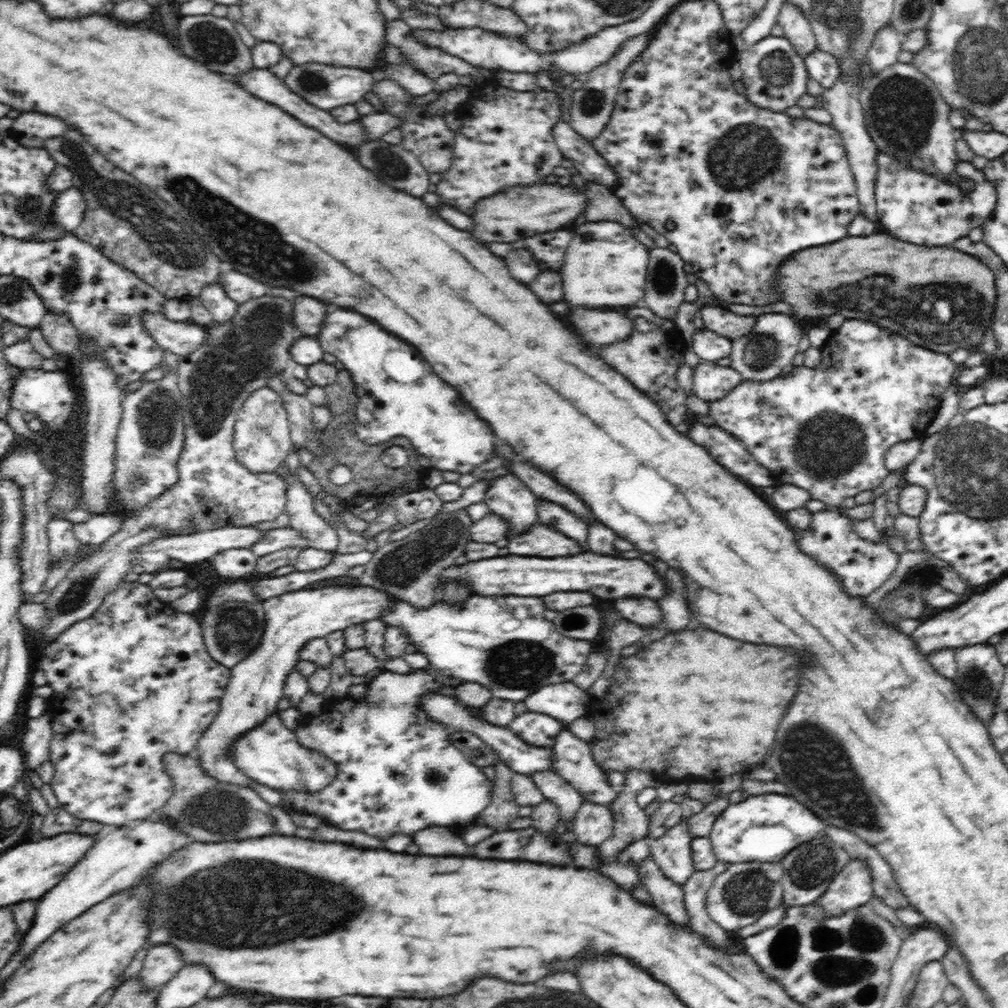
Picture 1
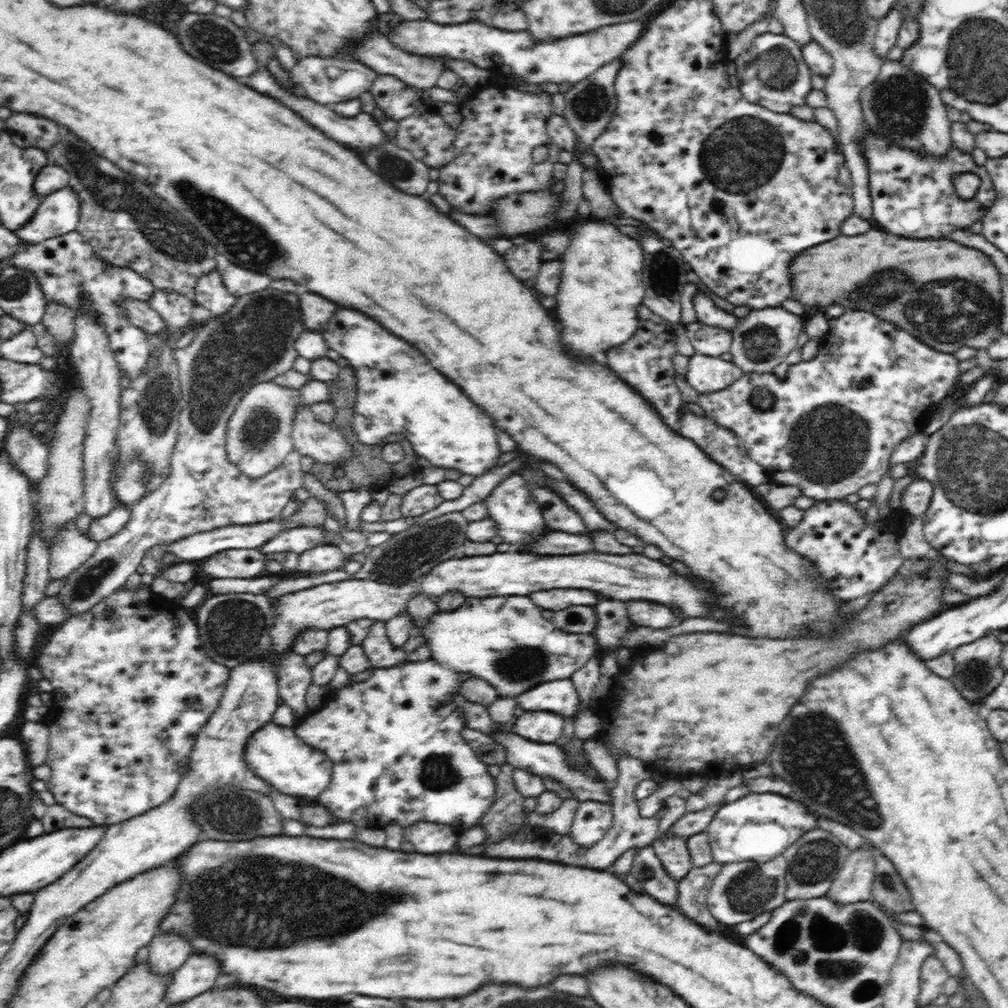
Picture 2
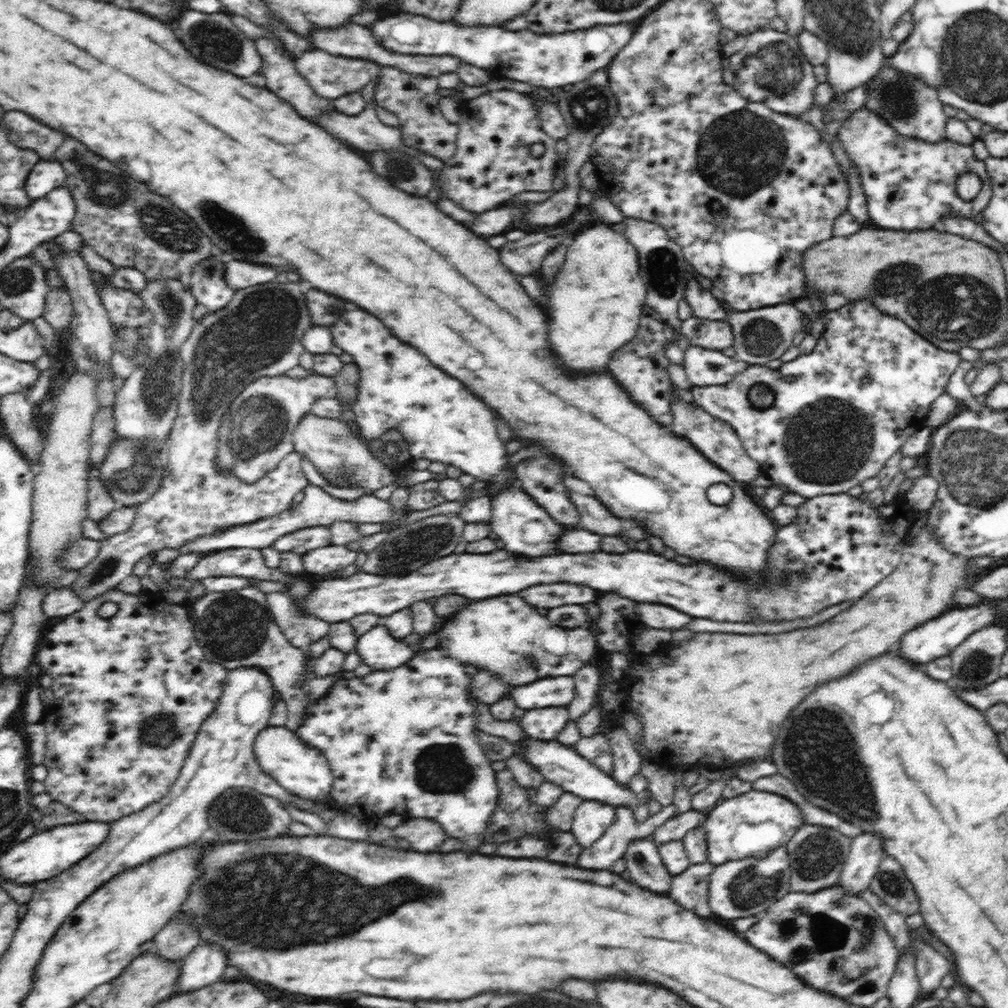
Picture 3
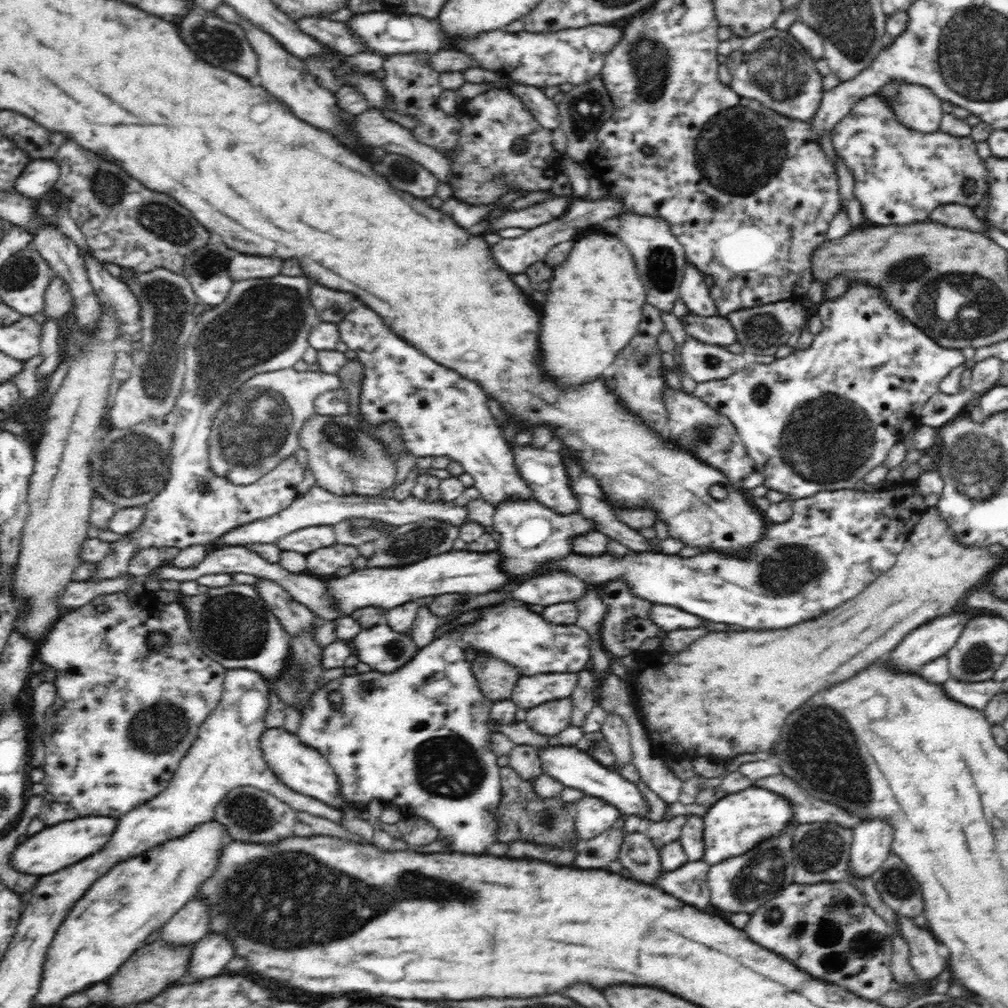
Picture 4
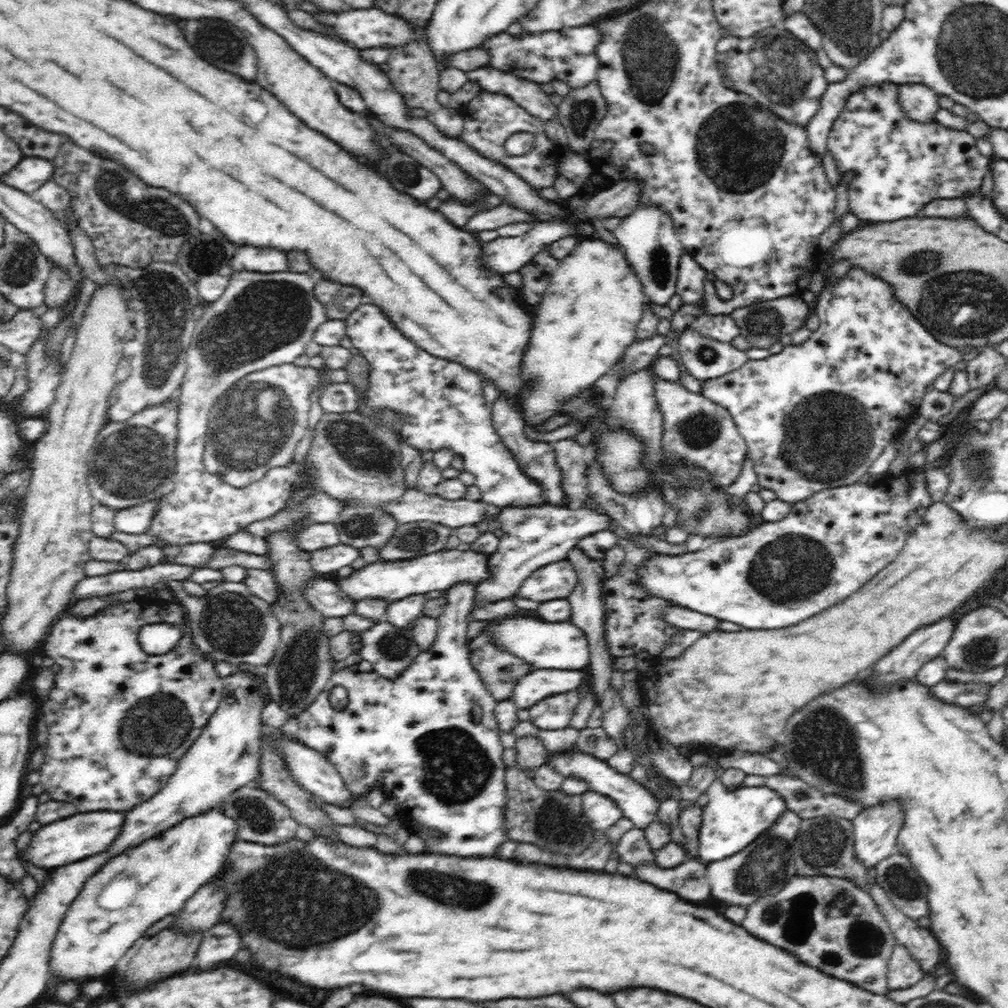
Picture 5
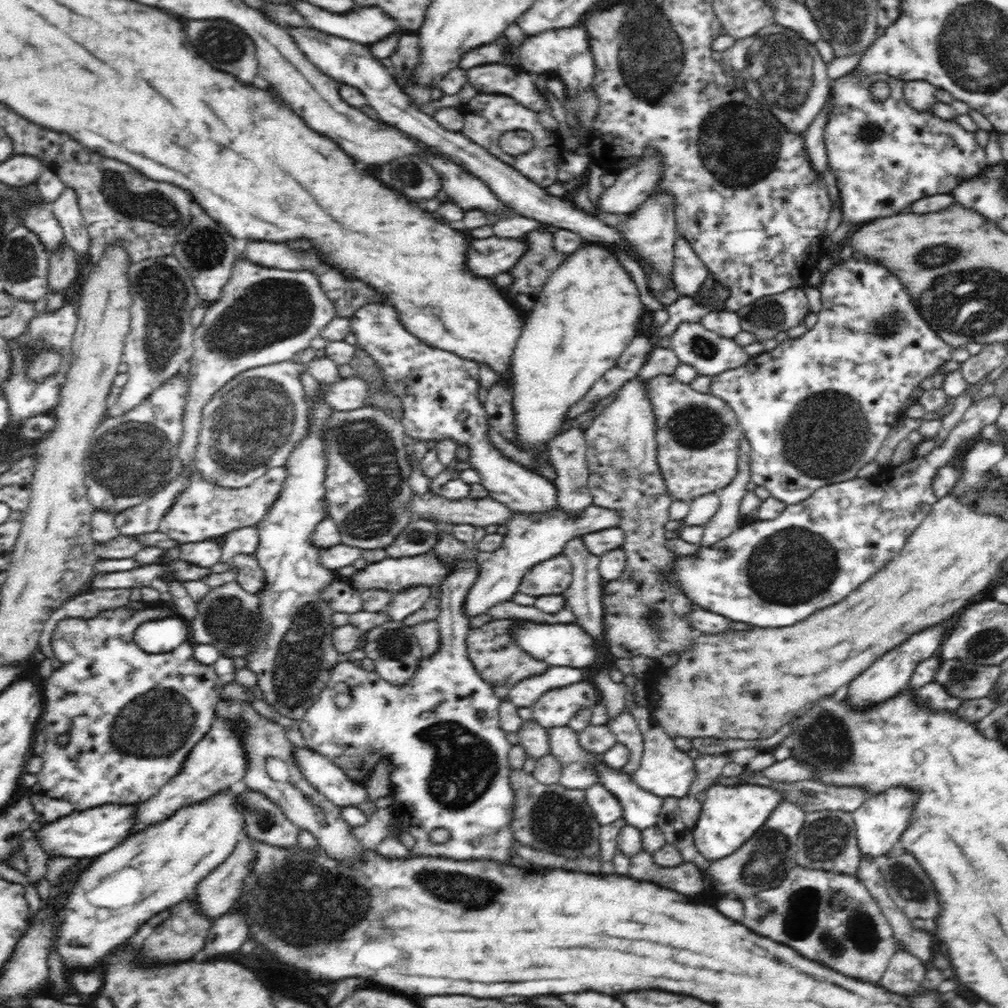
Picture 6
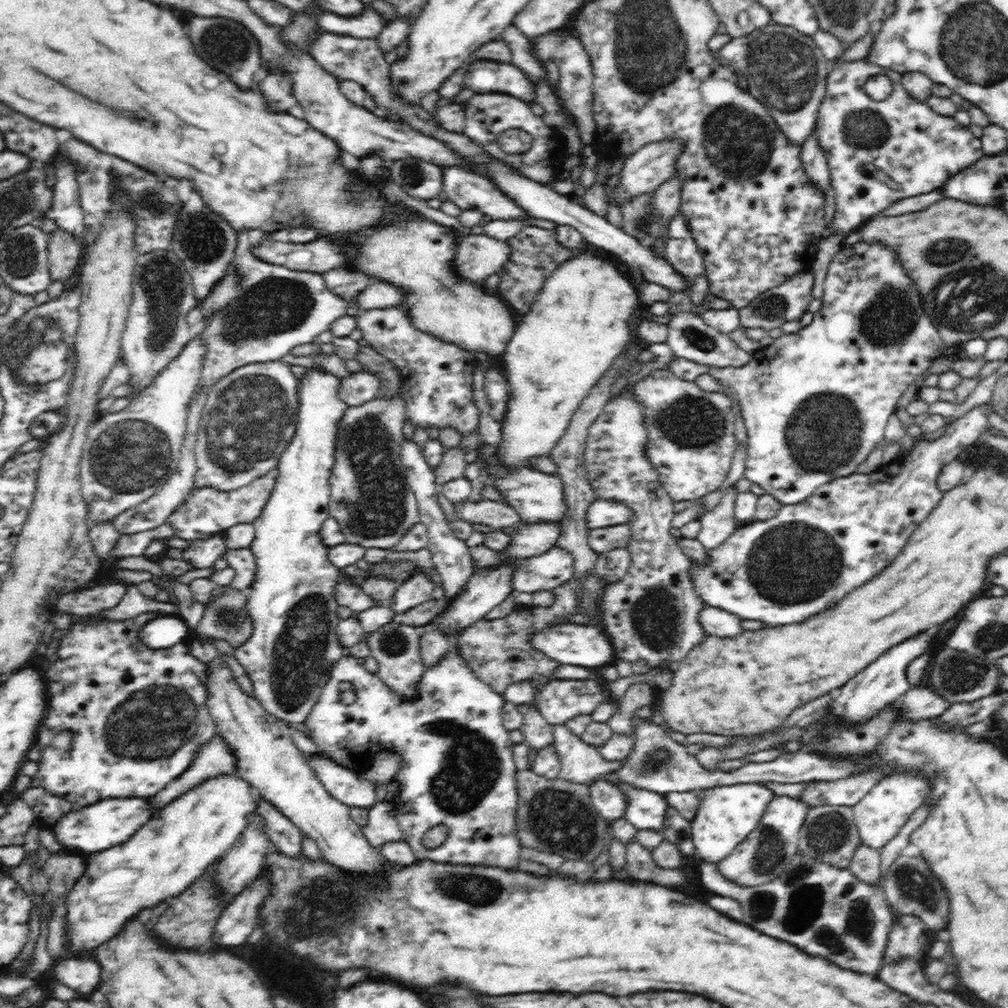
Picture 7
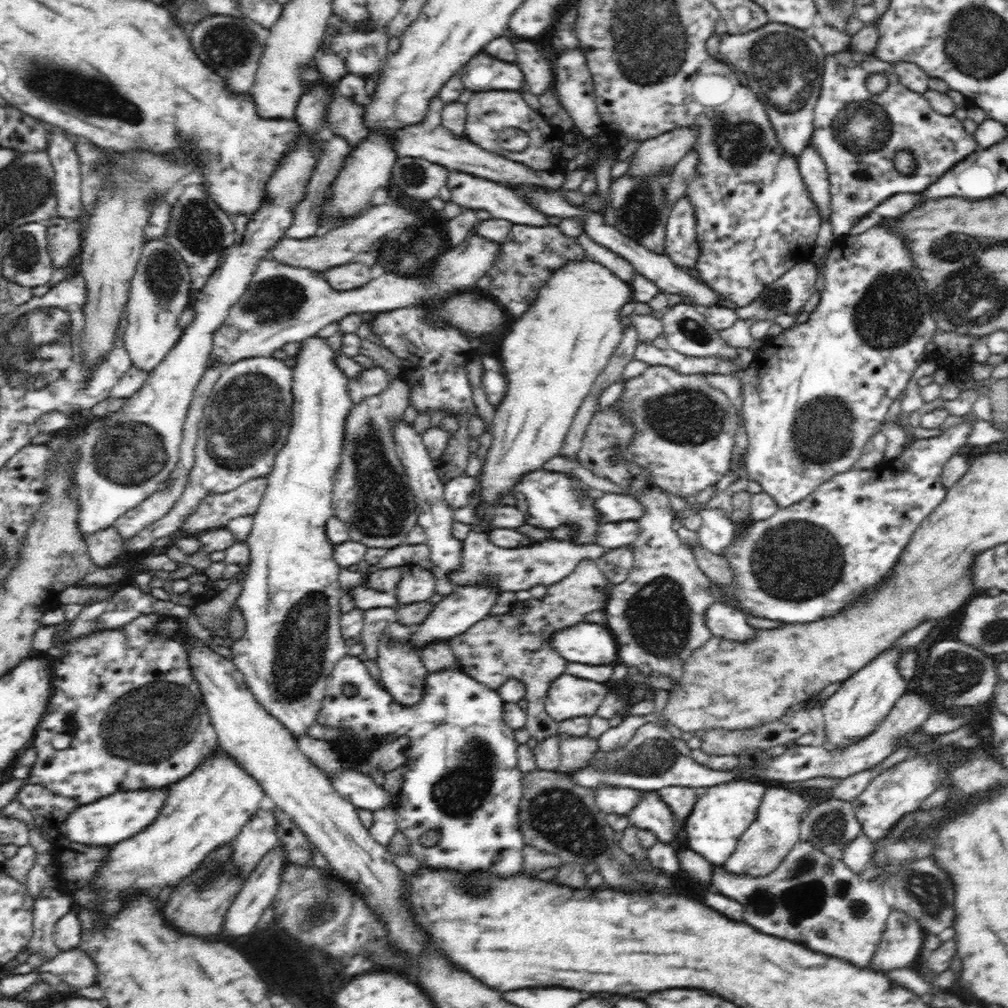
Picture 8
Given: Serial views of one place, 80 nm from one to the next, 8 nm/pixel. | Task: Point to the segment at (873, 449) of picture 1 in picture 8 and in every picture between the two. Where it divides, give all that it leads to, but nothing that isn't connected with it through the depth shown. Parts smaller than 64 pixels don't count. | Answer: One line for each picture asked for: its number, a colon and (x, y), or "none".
2: (829, 427)
3: (827, 421)
4: (819, 419)
5: (816, 415)
6: (815, 410)
7: (815, 403)
8: (813, 396)

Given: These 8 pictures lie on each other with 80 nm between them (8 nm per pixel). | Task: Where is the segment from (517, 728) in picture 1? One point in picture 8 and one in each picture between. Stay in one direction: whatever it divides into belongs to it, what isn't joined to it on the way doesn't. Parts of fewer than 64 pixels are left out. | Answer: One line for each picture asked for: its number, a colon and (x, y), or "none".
2: (542, 726)
3: (545, 724)
4: (549, 719)
5: (555, 712)
6: (555, 708)
7: (558, 702)
8: (568, 697)

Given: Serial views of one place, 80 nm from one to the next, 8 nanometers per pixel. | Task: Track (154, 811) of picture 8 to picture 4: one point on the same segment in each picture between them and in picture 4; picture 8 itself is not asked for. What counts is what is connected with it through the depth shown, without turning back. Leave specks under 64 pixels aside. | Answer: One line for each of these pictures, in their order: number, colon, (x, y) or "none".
4: (55, 847)
5: (65, 841)
6: (84, 834)
7: (107, 823)

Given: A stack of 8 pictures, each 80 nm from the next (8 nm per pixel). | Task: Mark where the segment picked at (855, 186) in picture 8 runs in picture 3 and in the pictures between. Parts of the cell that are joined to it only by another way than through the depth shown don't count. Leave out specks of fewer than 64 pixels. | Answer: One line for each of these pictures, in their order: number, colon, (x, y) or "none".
3: (910, 184)
4: (901, 176)
5: (896, 166)
6: (886, 156)
7: (879, 152)

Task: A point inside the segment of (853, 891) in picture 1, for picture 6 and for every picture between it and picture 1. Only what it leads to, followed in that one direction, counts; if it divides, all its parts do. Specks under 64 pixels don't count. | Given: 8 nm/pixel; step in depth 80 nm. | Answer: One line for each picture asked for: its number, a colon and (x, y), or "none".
2: (853, 882)
3: (860, 866)
4: (872, 839)
5: (875, 830)
6: (881, 819)

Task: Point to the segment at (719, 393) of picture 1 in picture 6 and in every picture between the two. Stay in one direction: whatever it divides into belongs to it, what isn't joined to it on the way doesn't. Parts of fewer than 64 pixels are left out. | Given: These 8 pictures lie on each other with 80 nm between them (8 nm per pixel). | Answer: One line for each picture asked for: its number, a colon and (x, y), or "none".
2: (705, 374)
3: (704, 367)
4: (703, 362)
5: (704, 358)
6: (709, 354)

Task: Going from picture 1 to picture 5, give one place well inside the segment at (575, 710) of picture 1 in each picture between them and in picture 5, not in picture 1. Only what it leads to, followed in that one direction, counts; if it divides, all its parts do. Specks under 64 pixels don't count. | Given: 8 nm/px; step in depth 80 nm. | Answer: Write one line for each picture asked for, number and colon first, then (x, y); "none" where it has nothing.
2: (560, 697)
3: (559, 691)
4: (530, 691)
5: (534, 687)

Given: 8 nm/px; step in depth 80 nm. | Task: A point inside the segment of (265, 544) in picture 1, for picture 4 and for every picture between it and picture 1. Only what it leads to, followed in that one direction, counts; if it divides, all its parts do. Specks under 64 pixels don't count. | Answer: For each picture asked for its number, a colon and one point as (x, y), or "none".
2: (299, 539)
3: (301, 541)
4: (305, 540)

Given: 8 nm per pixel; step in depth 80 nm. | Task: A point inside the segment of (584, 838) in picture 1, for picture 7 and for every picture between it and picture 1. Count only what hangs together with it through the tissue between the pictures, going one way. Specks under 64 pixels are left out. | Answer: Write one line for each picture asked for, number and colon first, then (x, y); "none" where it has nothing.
2: (593, 819)
3: (592, 818)
4: (594, 815)
5: (601, 812)
6: (606, 808)
7: (610, 803)

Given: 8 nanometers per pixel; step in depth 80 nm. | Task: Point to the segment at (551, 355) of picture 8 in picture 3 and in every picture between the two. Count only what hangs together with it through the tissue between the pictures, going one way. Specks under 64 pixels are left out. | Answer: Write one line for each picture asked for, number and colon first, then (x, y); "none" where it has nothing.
3: (596, 304)
4: (587, 318)
5: (590, 312)
6: (588, 312)
7: (578, 324)

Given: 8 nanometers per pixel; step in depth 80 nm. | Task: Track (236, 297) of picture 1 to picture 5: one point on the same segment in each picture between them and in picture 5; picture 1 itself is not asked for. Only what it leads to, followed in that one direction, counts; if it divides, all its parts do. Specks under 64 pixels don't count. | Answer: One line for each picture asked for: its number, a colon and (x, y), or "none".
2: (238, 281)
3: (239, 275)
4: (241, 267)
5: (249, 259)

